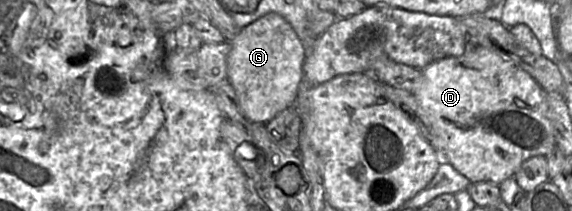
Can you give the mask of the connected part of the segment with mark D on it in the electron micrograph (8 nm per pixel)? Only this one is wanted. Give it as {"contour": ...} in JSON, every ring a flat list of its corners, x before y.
{"contour":[[478,46,470,53,460,57,446,57,432,62,422,70,418,87,412,93,419,105,419,117,430,134,430,143,438,152,443,161,450,163,459,173,464,175,471,183,482,181,500,185,510,177,514,177,520,166,527,159,534,156,548,156,556,146,551,123,546,117,546,92,535,79,520,68,511,59,504,58,495,50]]}

